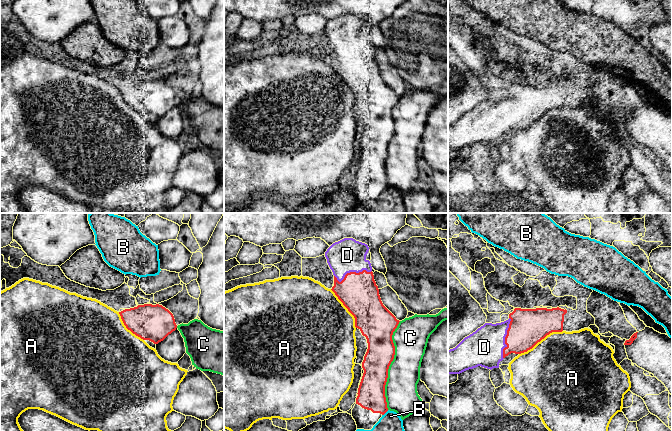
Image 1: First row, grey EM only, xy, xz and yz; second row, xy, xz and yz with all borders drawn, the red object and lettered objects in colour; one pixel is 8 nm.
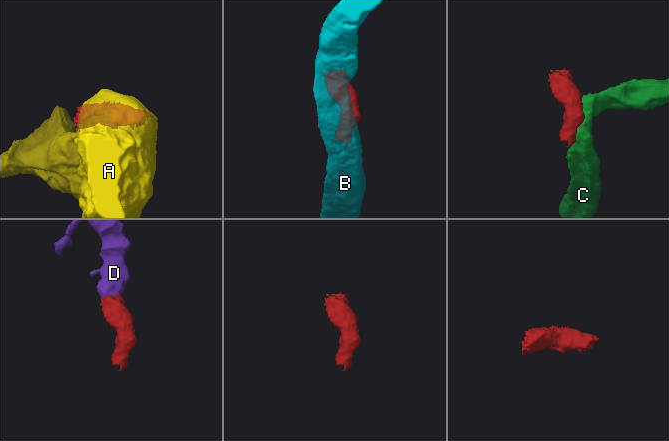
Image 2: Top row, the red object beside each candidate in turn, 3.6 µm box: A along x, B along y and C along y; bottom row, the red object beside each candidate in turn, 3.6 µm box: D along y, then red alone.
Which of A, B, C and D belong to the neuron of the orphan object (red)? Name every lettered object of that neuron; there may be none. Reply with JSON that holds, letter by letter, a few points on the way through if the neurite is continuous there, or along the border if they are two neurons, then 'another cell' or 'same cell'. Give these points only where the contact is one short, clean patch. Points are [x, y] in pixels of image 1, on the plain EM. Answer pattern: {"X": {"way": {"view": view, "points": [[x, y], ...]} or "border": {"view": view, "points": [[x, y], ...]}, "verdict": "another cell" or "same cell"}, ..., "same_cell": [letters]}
{"A": {"verdict": "another cell"}, "B": {"verdict": "another cell"}, "C": {"verdict": "another cell"}, "D": {"way": {"view": "yz", "points": [[527, 103], [517, 111], [505, 114], [484, 123]]}, "verdict": "same cell"}, "same_cell": ["D"]}

